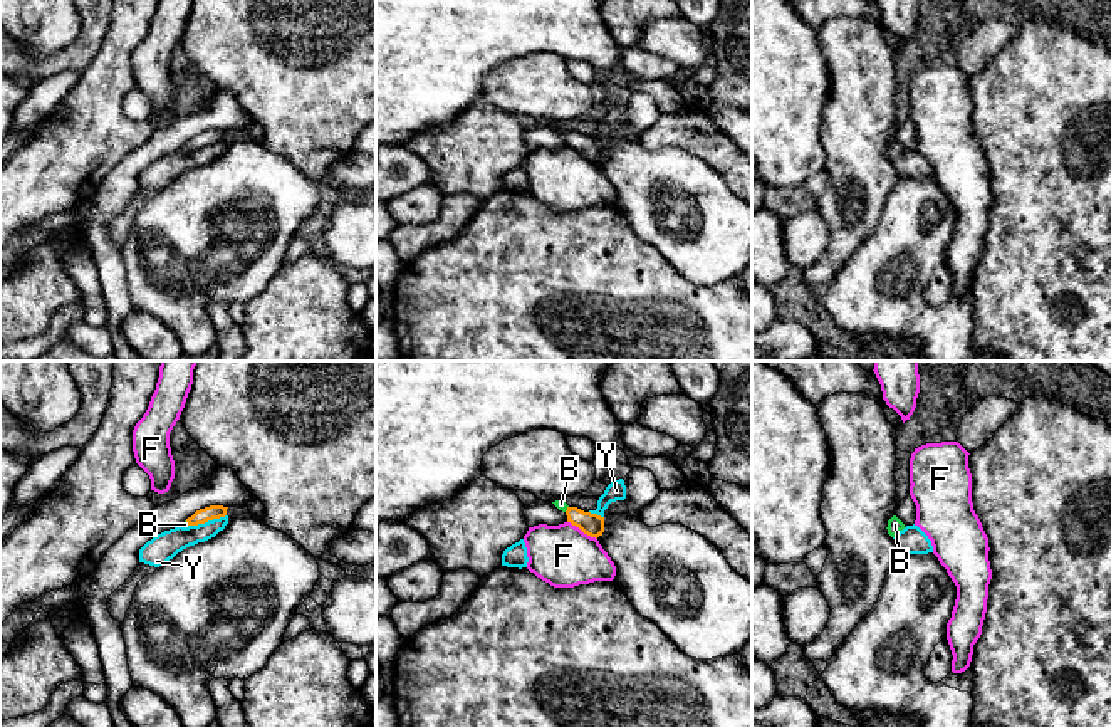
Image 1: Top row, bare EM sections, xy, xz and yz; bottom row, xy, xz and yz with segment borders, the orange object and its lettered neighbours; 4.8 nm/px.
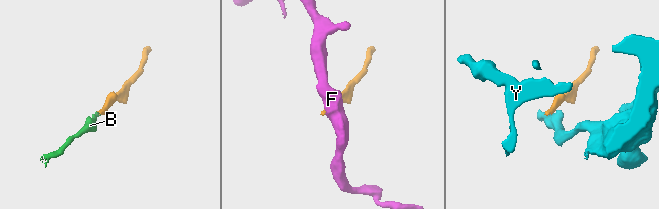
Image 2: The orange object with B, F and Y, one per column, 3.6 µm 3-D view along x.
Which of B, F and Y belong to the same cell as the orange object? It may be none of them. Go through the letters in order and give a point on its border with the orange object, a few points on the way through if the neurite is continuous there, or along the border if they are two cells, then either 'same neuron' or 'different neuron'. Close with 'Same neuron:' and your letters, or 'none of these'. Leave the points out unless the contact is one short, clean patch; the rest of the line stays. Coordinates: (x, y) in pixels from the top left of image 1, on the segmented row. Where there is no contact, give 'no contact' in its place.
B: xz (568, 509) | across xz (591, 524), (576, 517), (568, 509), (561, 504) | same neuron
F: xz (583, 531) | different neuron
Y: xy (207, 521) | along xy (225, 514), (188, 526) | different neuron
Same neuron: B

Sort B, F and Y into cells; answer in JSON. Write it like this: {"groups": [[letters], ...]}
{"groups": [["B"], ["F"], ["Y"]]}

